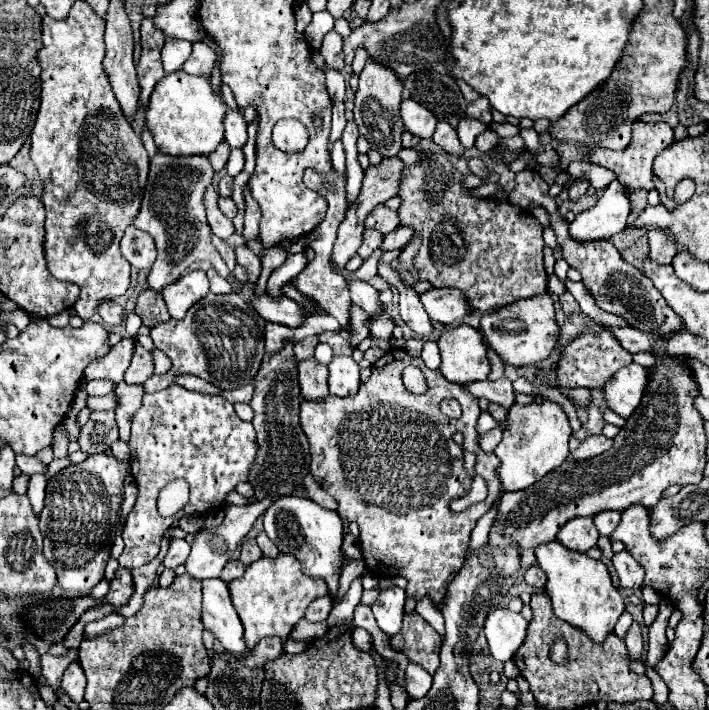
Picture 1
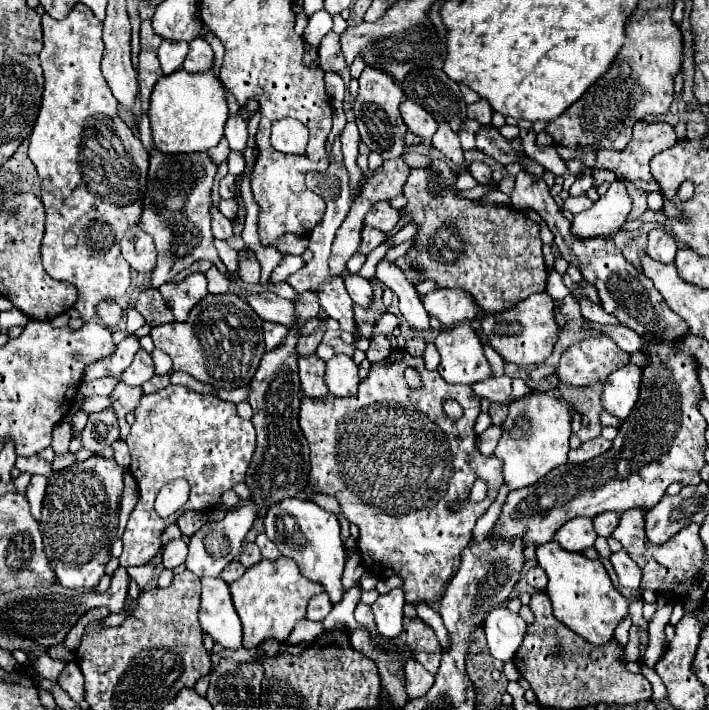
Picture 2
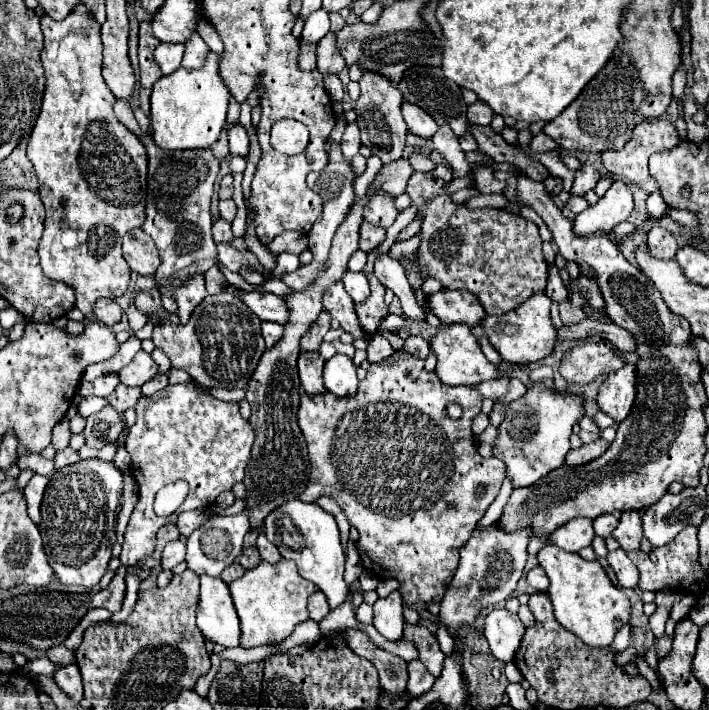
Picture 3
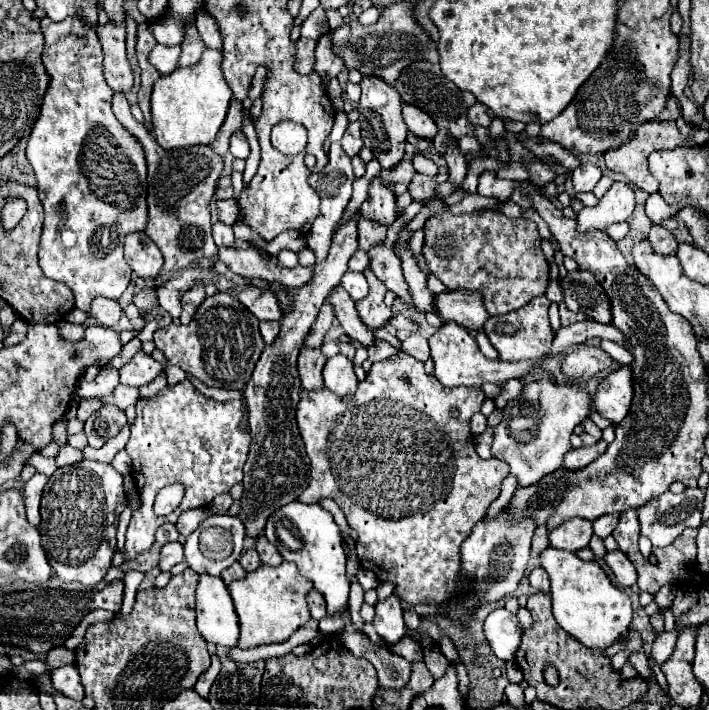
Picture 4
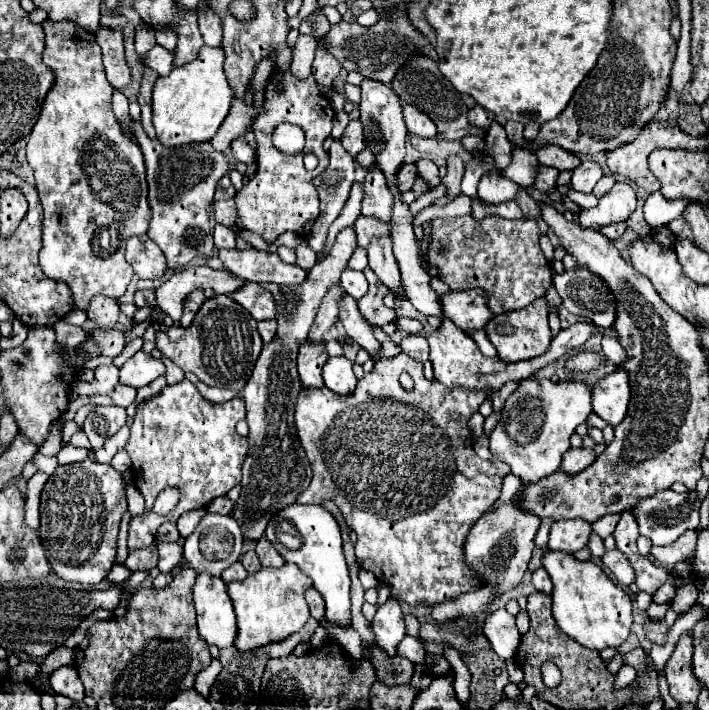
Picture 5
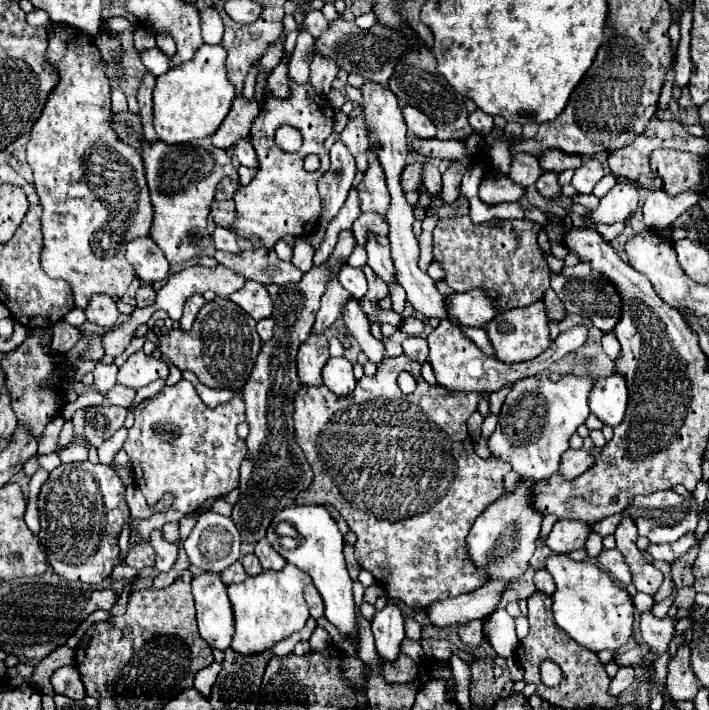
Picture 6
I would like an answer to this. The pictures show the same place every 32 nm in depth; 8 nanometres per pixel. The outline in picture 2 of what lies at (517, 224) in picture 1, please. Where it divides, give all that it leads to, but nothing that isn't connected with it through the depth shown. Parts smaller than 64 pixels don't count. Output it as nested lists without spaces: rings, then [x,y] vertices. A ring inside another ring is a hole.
[[[436,158],[430,160],[426,168],[410,170],[408,180],[402,188],[408,204],[400,210],[400,214],[408,218],[408,222],[416,224],[418,232],[414,236],[414,246],[406,252],[408,266],[418,274],[420,280],[432,280],[438,286],[460,288],[468,292],[474,298],[476,306],[486,314],[502,312],[504,308],[510,308],[536,292],[544,292],[548,272],[542,258],[540,226],[512,206],[482,204],[478,200],[460,198],[458,190],[454,188],[458,176],[458,170],[448,162],[448,158]]]

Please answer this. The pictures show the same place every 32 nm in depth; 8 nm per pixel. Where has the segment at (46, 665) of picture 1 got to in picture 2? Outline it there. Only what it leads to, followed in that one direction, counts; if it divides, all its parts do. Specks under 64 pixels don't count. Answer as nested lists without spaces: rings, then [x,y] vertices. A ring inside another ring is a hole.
[[[44,652],[44,654],[38,656],[38,660],[34,662],[34,666],[36,666],[36,670],[40,668],[40,674],[42,674],[42,676],[46,676],[46,678],[52,680],[52,682],[56,682],[56,680],[58,680],[58,674],[64,670],[66,662],[54,660],[54,658],[50,658],[50,656]]]

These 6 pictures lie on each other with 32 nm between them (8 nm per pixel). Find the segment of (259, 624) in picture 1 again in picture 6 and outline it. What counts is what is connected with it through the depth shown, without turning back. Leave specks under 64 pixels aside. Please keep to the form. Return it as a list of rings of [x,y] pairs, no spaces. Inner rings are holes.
[[[286,564],[280,572],[262,570],[258,576],[248,576],[240,584],[230,584],[228,598],[232,602],[236,618],[232,650],[238,654],[260,654],[272,644],[302,630],[310,618],[308,604],[304,600],[304,588],[308,584],[312,584],[312,580],[308,580],[308,574],[300,572],[300,568],[294,564]]]

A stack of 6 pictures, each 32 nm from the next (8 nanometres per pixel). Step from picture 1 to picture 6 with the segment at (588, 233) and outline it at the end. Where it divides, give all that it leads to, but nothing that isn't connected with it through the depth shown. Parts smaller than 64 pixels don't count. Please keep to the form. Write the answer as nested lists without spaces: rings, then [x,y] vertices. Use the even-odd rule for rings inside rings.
[[[618,182],[598,204],[584,216],[586,226],[624,222],[638,206],[638,190],[630,182]]]

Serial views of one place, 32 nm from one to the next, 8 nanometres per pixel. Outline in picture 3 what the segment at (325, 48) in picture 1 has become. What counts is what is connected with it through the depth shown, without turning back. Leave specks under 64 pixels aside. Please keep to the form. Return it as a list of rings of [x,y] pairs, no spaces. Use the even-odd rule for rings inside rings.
[[[328,32],[320,42],[318,42],[318,50],[316,50],[316,56],[318,56],[318,70],[322,74],[340,74],[346,64],[344,64],[344,58],[340,56],[340,50],[336,48],[336,34],[334,32]]]

